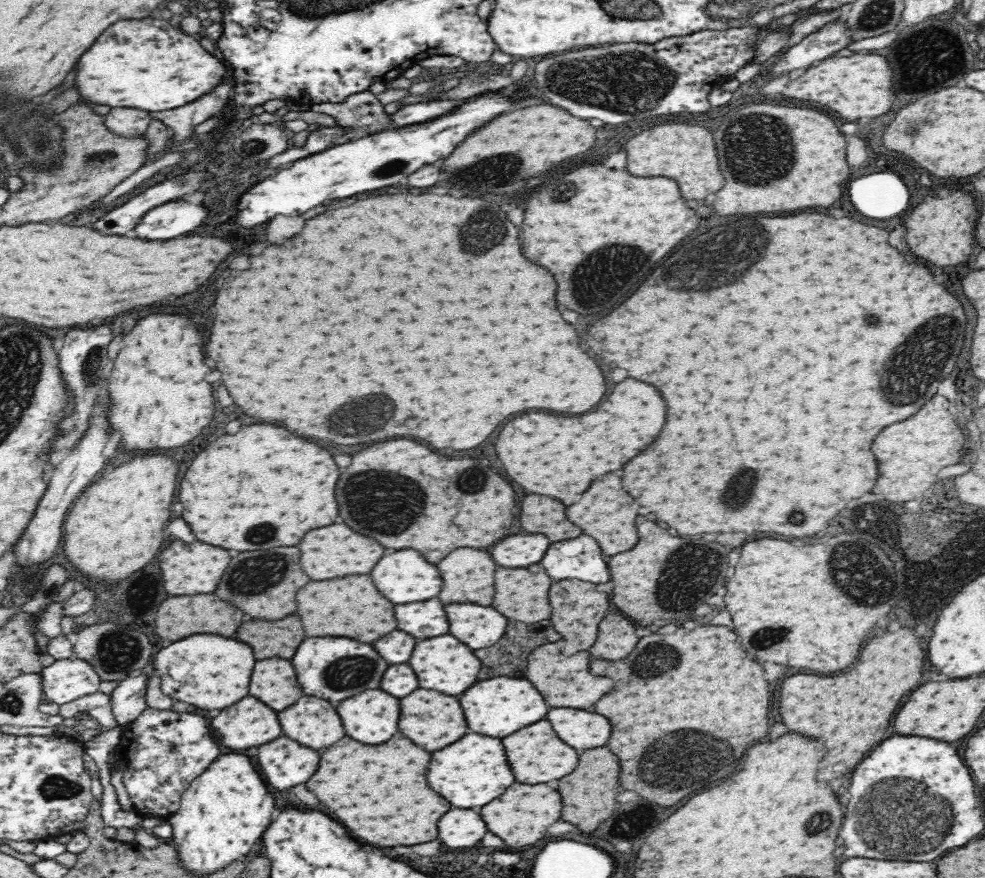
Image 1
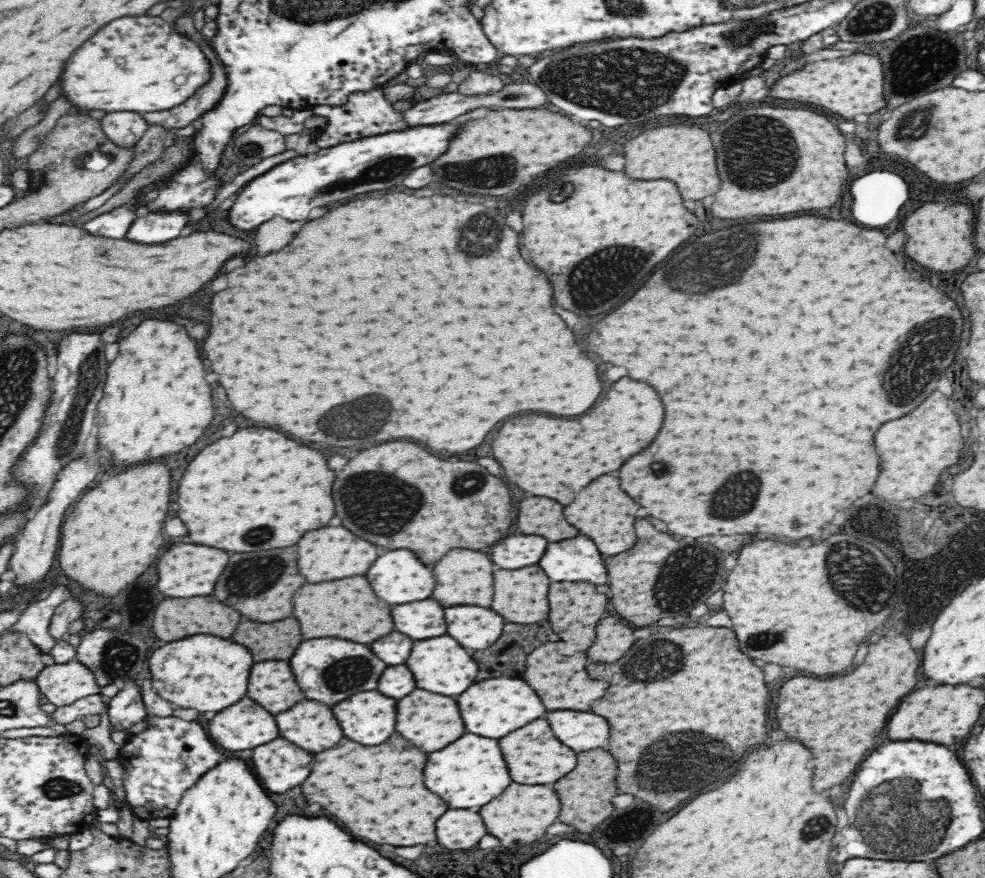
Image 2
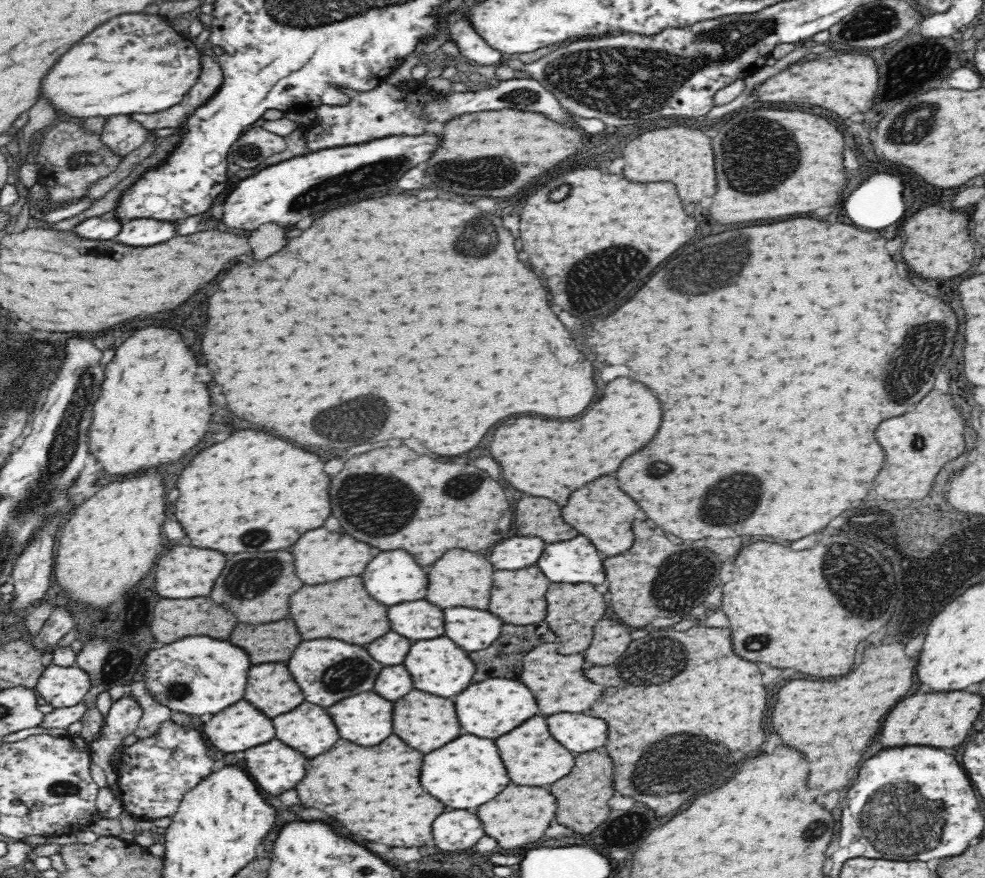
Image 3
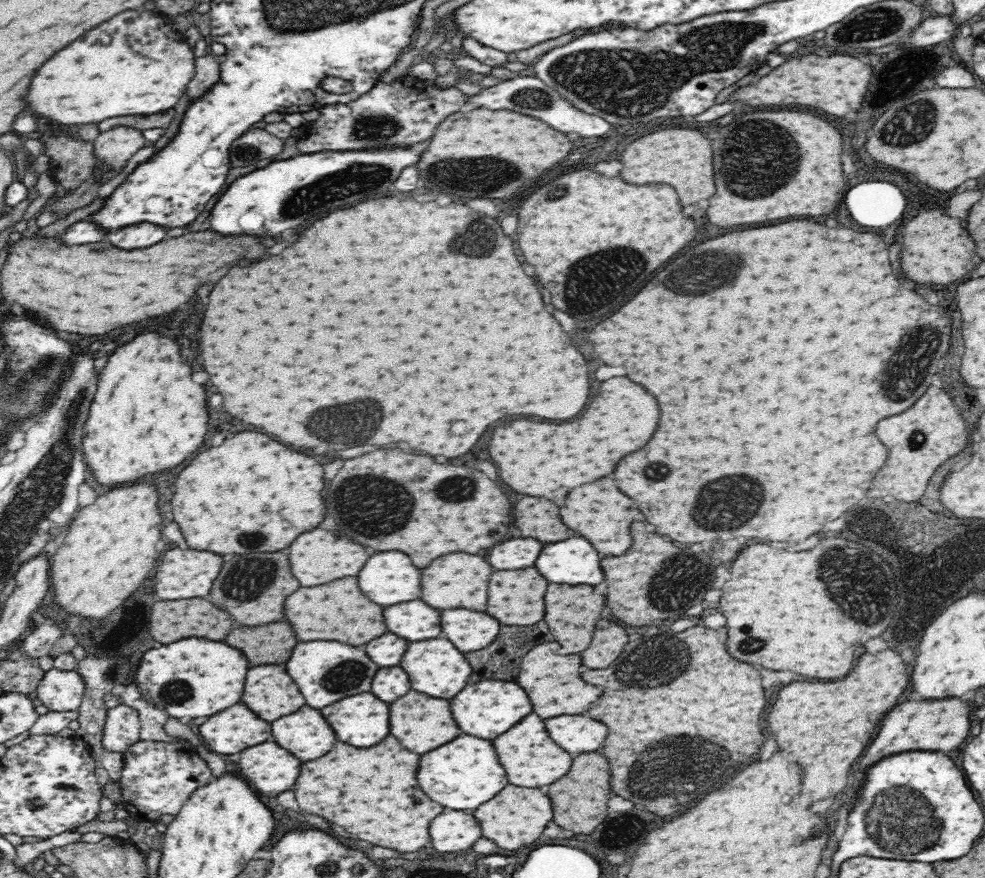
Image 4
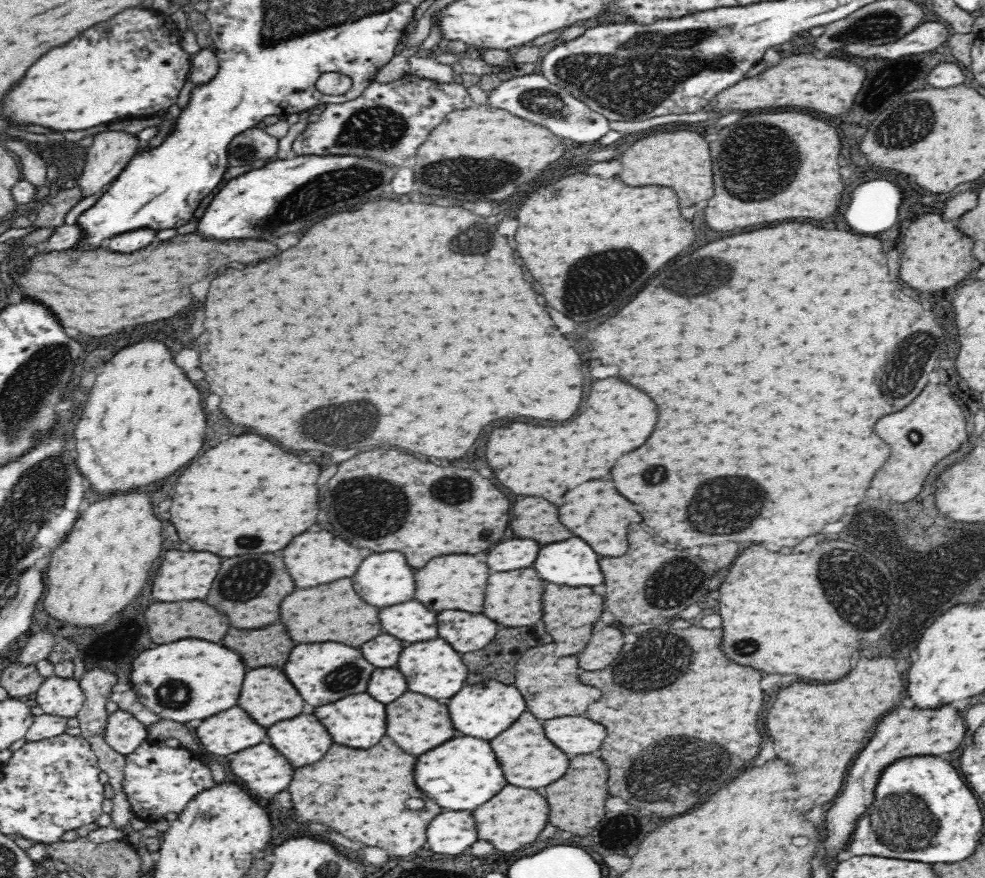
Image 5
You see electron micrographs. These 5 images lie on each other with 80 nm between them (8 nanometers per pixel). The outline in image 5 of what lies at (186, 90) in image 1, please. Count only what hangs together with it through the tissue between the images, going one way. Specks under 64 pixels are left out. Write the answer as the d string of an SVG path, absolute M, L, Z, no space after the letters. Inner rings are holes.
M128 8L82 32L72 42L52 48L34 66L30 66L24 80L8 94L4 100L4 114L14 124L38 124L54 130L86 130L88 126L92 128L116 118L152 116L175 105L191 74L192 56L180 45L182 32L173 27L170 15L154 11L156 16L150 10Z

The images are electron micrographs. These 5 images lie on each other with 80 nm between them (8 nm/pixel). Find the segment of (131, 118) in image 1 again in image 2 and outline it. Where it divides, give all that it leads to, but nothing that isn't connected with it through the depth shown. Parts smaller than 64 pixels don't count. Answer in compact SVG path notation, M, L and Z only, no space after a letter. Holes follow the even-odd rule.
M114 112L102 118L102 130L118 146L135 146L149 124L138 112Z

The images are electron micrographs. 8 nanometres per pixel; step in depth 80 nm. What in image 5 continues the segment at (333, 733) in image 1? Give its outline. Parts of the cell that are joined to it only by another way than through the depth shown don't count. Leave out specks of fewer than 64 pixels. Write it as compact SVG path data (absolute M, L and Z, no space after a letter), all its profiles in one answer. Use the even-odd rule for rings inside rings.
M300 714L294 720L282 720L268 728L268 736L294 768L318 762L332 746L330 734L314 714Z

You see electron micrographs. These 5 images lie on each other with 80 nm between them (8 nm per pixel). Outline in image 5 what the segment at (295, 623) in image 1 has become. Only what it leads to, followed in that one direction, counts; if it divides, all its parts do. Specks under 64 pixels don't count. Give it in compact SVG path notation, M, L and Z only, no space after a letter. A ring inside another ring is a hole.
M276 624L276 632L272 628L270 632L264 632L264 634L260 630L230 628L230 632L222 640L222 644L226 648L240 652L242 660L250 668L282 666L288 660L290 650L296 646L296 642L290 640L290 636L282 624ZM274 634L276 634L276 638L274 638ZM260 640L264 640L264 642L260 642Z

